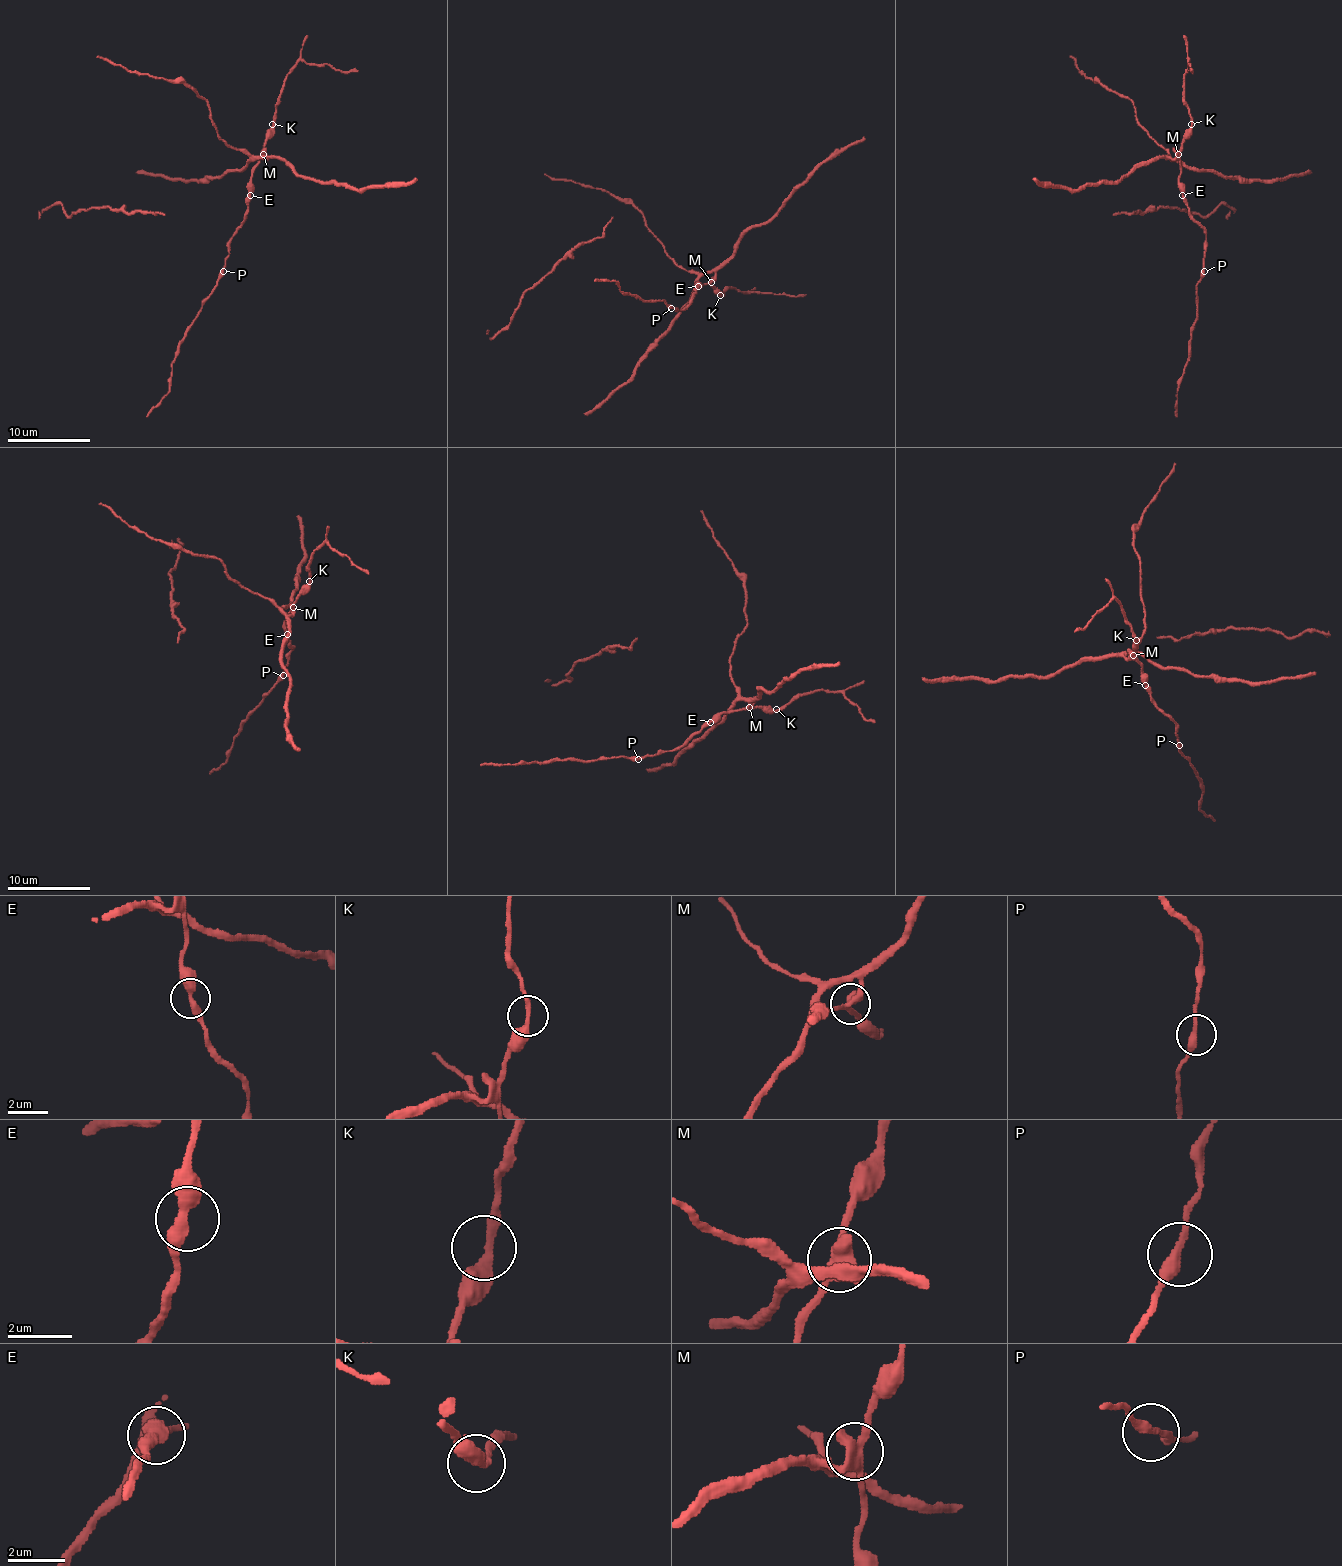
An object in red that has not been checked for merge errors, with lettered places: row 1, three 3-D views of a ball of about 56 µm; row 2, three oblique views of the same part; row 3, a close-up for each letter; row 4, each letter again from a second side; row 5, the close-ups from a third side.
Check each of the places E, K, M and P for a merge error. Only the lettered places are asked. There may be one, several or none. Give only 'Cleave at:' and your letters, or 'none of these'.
Cleave at: M

